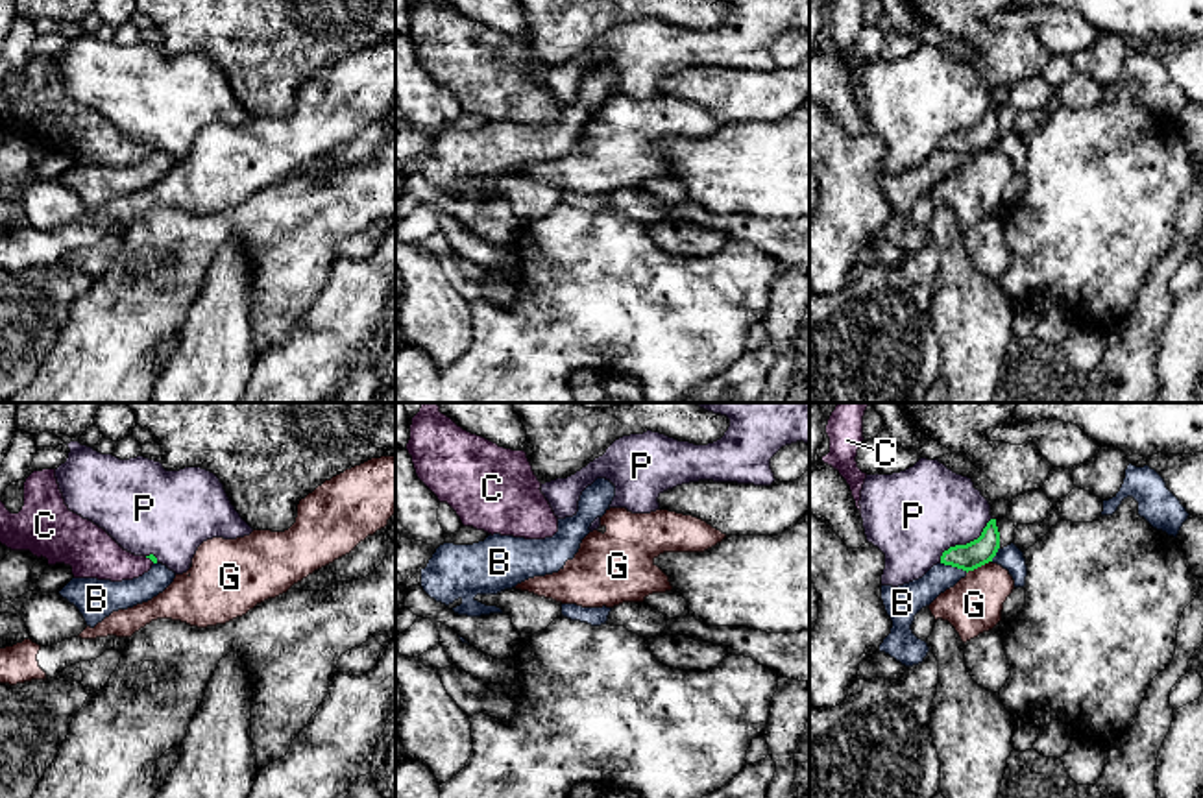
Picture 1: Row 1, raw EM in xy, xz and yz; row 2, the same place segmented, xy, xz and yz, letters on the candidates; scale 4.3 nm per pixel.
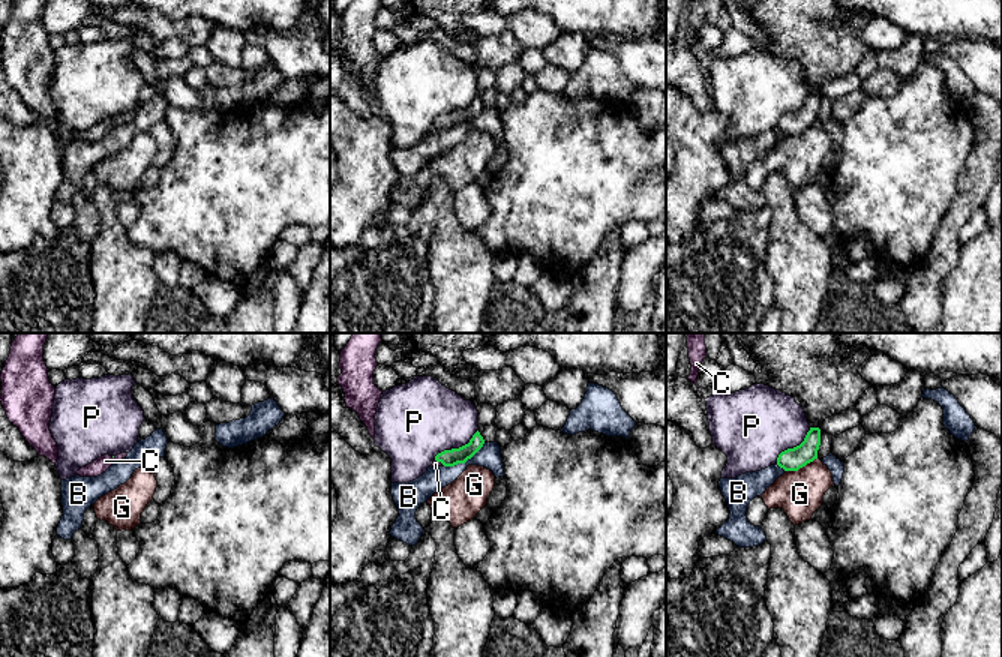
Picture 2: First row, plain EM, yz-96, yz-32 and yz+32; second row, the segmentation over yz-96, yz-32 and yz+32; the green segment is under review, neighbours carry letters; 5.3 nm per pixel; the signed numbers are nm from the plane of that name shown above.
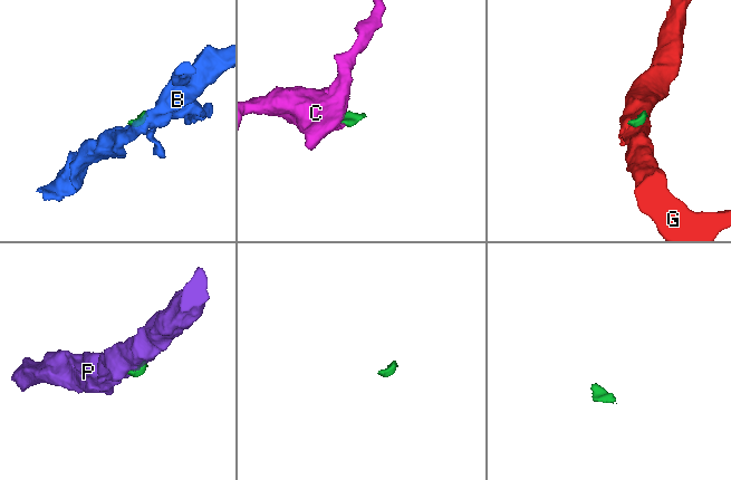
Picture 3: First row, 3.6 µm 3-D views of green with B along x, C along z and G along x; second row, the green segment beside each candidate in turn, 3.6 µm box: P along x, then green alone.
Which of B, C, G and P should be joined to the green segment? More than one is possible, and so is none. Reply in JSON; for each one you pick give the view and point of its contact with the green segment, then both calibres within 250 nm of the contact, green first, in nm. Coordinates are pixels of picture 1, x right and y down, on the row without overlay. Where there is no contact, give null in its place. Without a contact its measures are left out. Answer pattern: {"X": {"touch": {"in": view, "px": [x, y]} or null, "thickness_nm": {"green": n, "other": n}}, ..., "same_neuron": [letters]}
{"C": {"touch": {"in": "xy", "px": [150, 145]}, "thickness_nm": {"green": 20, "other": 220}}, "same_neuron": ["C"]}

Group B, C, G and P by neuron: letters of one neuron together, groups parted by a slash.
B / C / G / P

